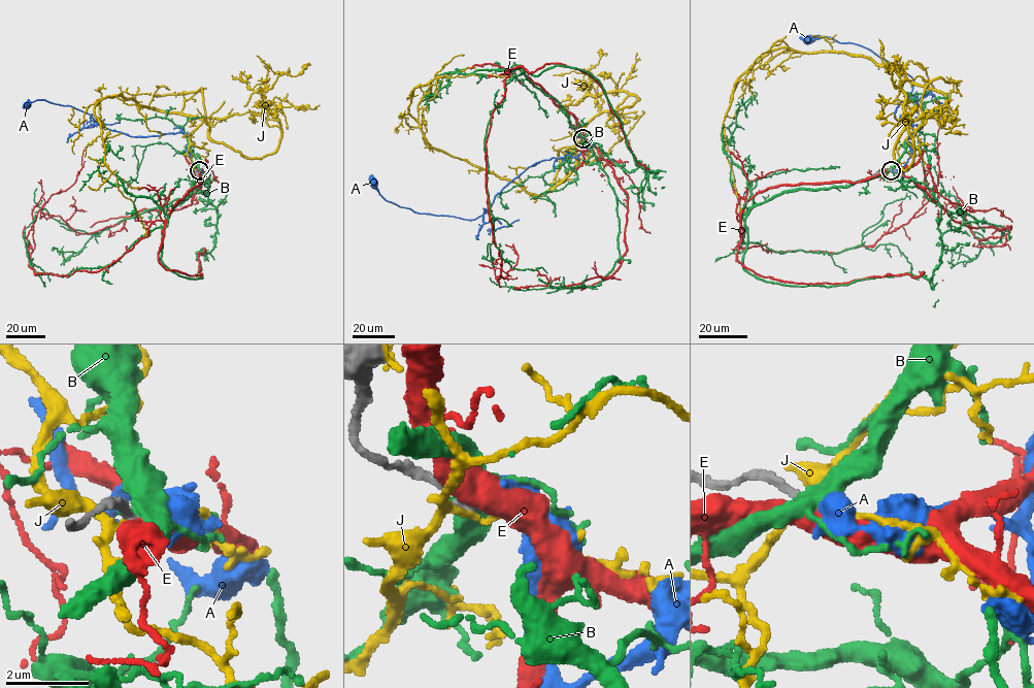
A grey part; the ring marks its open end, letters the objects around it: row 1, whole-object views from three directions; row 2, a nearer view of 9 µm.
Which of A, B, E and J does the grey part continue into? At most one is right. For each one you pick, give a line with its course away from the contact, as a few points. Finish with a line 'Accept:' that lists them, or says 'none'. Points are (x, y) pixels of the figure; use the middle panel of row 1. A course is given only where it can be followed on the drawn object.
A: course (582, 138), (586, 149), (578, 156), (567, 153), (528, 167), (474, 220), (401, 207), (381, 196), (373, 183)
Accept: A

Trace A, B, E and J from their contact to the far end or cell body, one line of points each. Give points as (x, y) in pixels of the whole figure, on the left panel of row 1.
A: (199, 170), (181, 132), (133, 137), (105, 129), (70, 105), (44, 99), (28, 99), (27, 104)
B: (199, 170), (161, 250), (194, 279), (218, 213), (207, 174), (191, 186)
E: (199, 170), (198, 186), (167, 220), (111, 264), (35, 273), (28, 233), (49, 197), (74, 183), (85, 148)
J: (198, 170), (187, 153), (202, 119), (148, 108), (120, 95), (96, 101), (104, 161), (148, 235)

